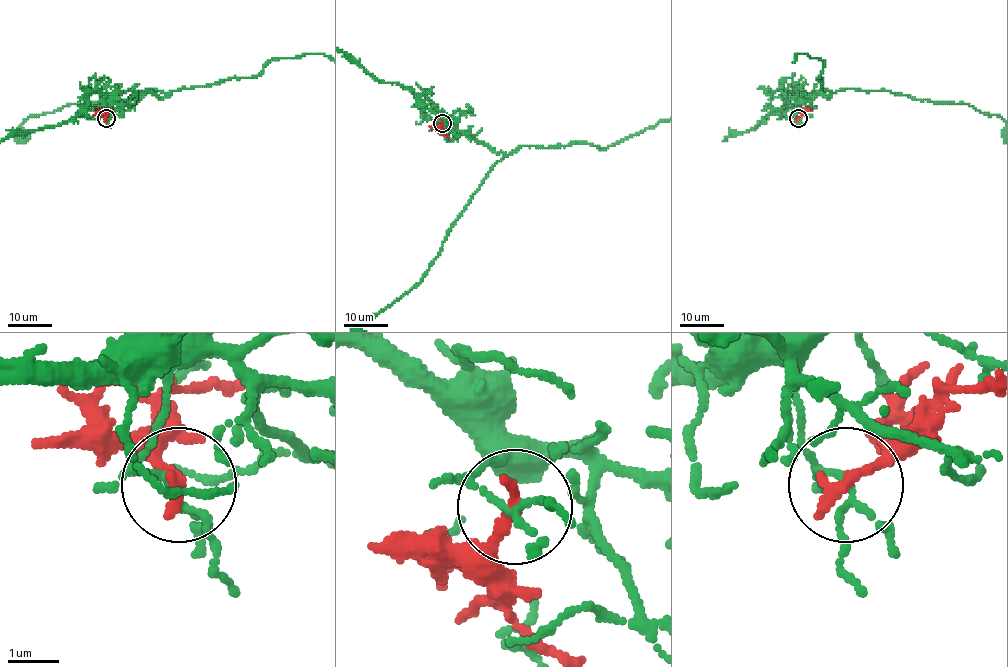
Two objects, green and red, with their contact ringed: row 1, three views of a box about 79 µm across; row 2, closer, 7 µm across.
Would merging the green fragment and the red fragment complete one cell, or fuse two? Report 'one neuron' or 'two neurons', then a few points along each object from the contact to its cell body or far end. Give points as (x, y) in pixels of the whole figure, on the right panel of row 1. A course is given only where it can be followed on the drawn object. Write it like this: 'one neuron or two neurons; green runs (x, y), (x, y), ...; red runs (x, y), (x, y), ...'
two neurons; green runs (798, 117), (798, 103), (819, 92), (888, 90), (966, 103), (999, 116); red runs (798, 117), (811, 107)

